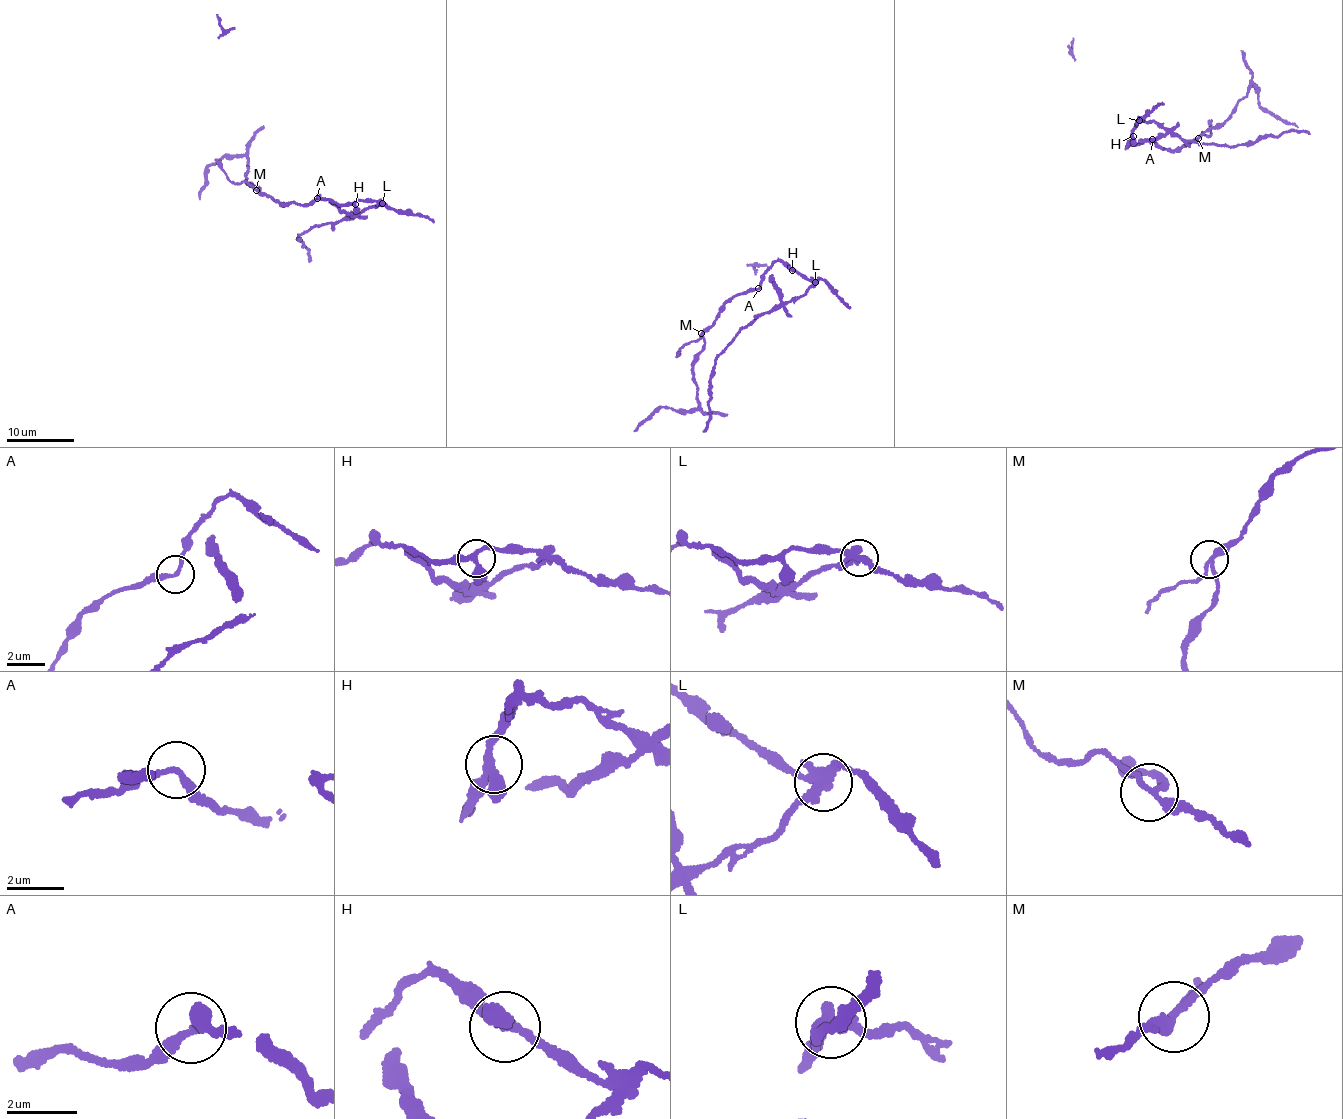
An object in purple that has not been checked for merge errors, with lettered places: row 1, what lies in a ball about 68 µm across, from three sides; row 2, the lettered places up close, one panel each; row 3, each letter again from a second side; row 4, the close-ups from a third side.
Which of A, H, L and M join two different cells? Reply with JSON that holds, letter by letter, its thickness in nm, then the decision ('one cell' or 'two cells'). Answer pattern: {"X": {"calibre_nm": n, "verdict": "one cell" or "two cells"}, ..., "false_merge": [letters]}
{"A": {"calibre_nm": 240, "verdict": "one cell"}, "H": {"calibre_nm": 240, "verdict": "one cell"}, "L": {"calibre_nm": 320, "verdict": "two cells"}, "M": {"calibre_nm": 190, "verdict": "two cells"}, "false_merge": ["L", "M"]}

